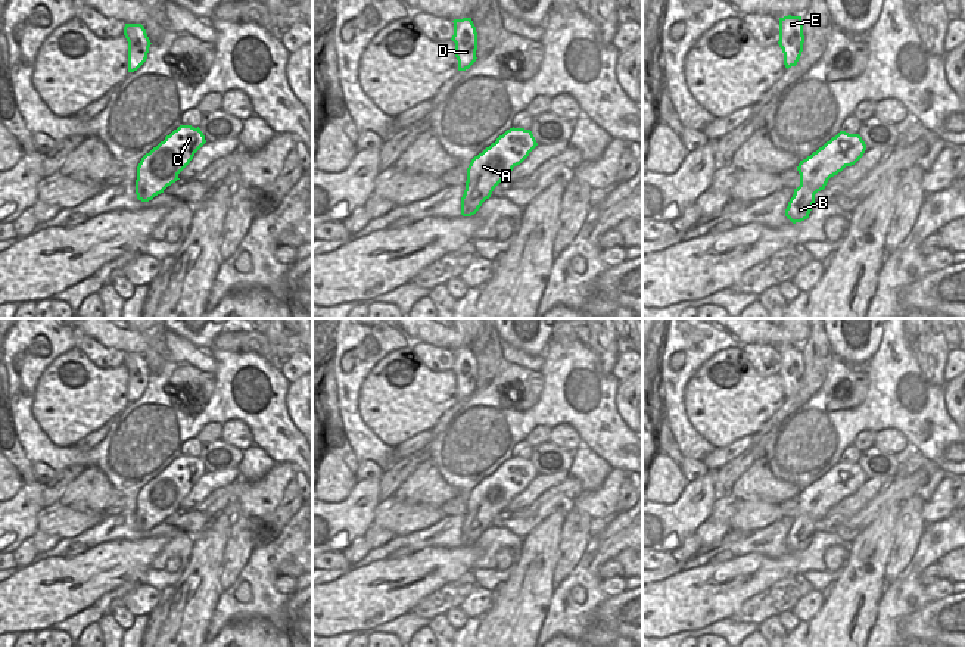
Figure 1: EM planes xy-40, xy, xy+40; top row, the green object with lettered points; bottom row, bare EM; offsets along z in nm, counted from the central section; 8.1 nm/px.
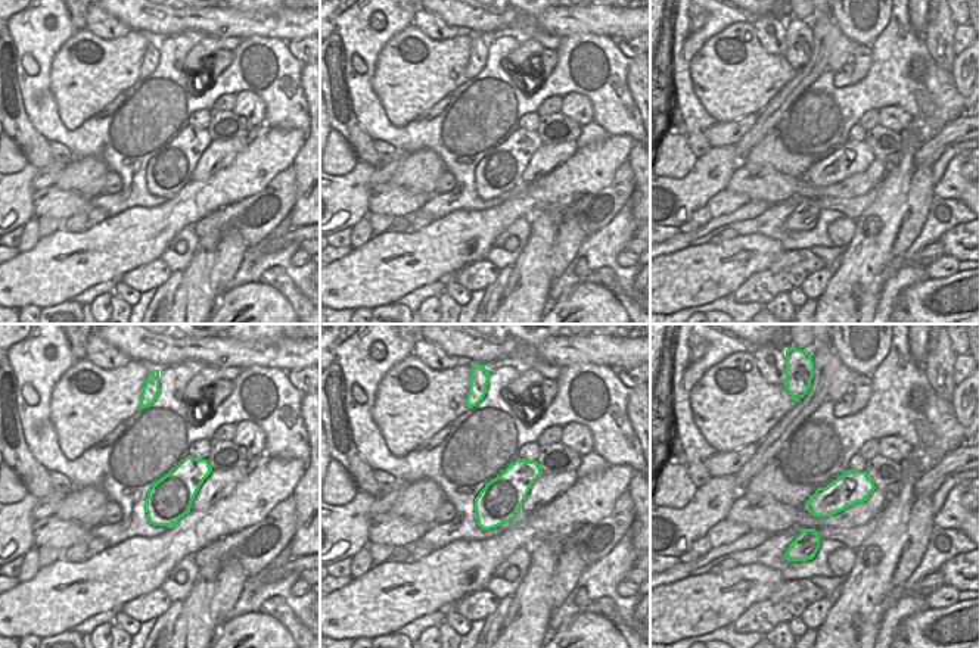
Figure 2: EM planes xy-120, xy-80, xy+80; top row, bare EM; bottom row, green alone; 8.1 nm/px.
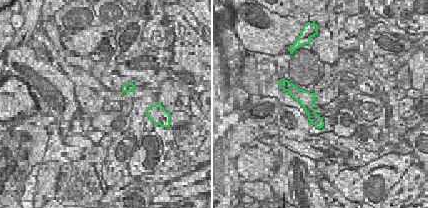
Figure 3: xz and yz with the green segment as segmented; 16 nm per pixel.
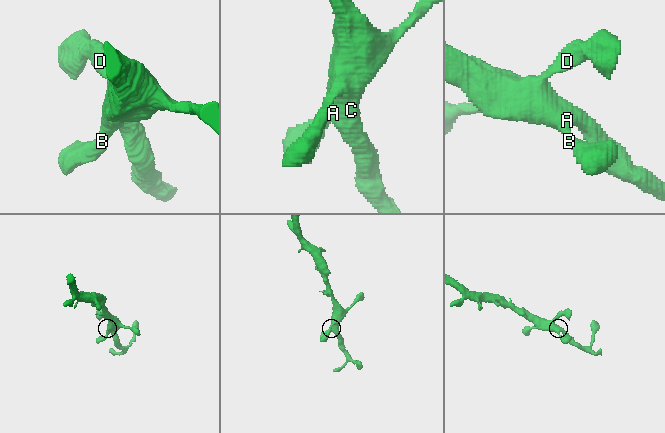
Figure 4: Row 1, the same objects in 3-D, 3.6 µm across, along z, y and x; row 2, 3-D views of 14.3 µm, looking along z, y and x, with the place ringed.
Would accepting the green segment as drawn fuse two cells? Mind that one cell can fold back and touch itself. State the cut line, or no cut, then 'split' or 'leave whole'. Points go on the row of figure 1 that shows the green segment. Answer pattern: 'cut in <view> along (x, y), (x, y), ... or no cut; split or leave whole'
no cut; leave whole

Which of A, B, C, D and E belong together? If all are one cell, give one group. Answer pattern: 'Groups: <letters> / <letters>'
Groups: A B C D E.

